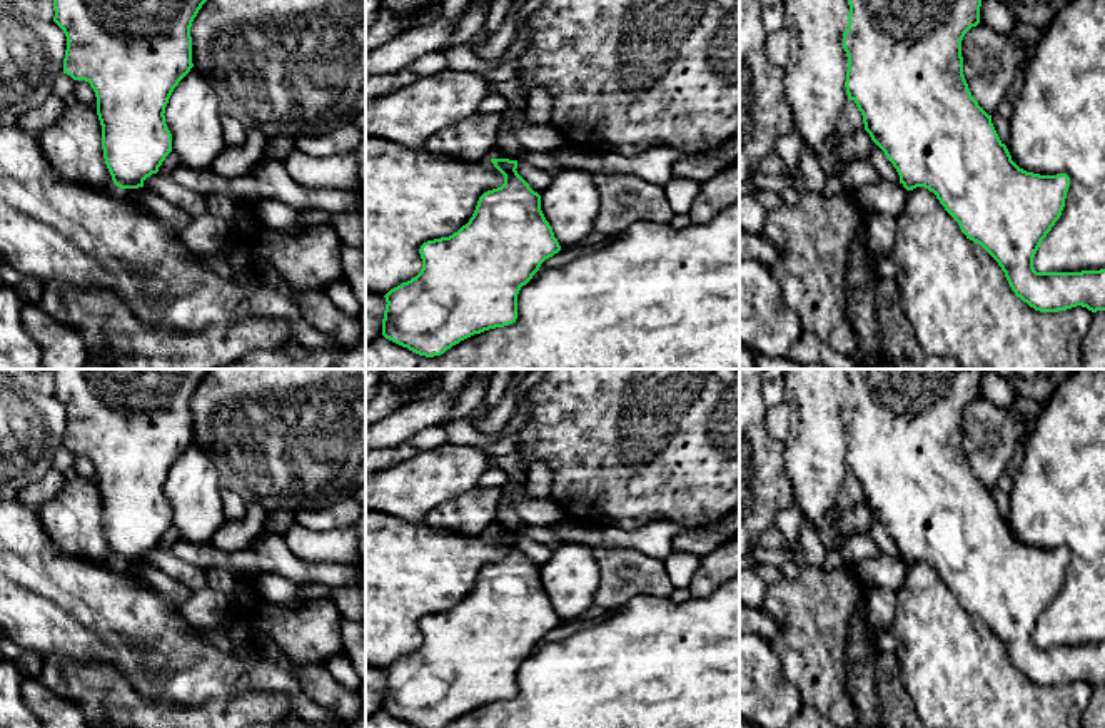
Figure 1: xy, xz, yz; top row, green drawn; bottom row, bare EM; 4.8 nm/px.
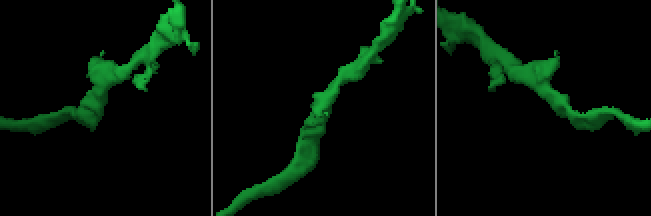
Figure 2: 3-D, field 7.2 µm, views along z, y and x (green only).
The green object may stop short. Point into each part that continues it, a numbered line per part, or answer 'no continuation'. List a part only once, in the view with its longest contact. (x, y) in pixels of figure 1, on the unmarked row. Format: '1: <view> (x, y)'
no continuation

